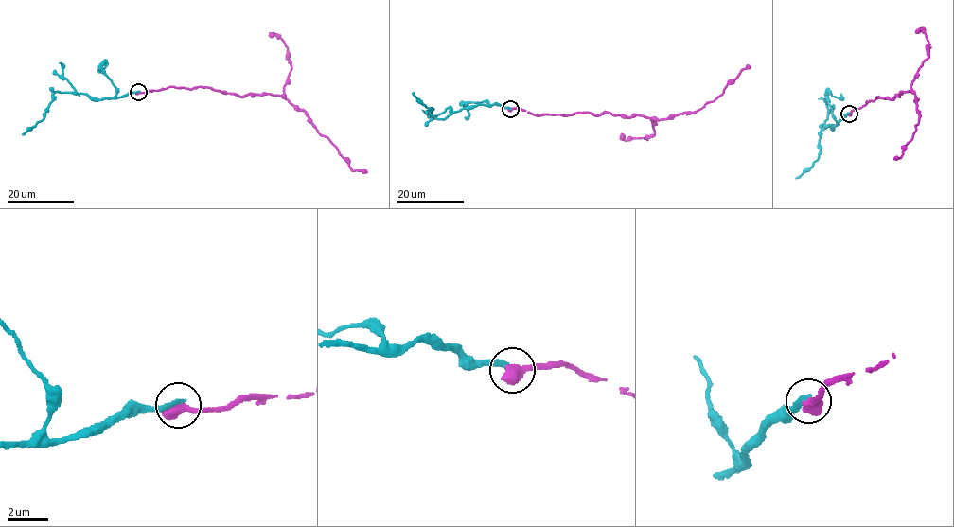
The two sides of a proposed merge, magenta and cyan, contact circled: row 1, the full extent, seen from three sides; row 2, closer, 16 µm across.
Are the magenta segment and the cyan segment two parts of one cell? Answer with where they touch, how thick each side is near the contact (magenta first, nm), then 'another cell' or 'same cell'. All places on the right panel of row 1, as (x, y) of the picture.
(849, 114) | 650/240 nm | another cell

